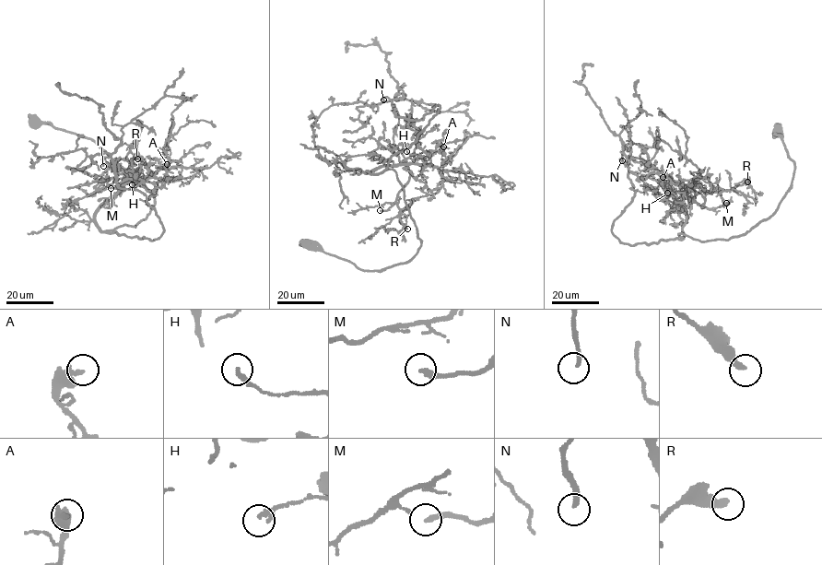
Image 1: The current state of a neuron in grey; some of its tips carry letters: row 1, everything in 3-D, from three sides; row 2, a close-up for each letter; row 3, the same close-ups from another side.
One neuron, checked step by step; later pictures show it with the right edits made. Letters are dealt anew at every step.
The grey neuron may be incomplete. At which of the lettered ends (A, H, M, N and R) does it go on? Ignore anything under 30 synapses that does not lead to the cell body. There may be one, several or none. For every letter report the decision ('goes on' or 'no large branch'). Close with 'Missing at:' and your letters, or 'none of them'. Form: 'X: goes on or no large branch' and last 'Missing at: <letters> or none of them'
A: no large branch
H: no large branch
M: goes on
N: no large branch
R: no large branch
Missing at: M

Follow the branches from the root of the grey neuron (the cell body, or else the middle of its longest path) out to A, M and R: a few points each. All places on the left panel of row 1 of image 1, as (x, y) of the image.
A: (33, 122), (93, 140), (154, 196), (135, 227), (102, 230), (96, 212), (125, 182), (163, 179), (167, 164)
M: (33, 122), (93, 140), (139, 179), (154, 204), (135, 227), (102, 230), (96, 212), (136, 173), (111, 188)
R: (33, 122), (93, 140), (154, 196), (135, 227), (102, 230), (96, 212), (135, 174), (124, 175), (137, 158)

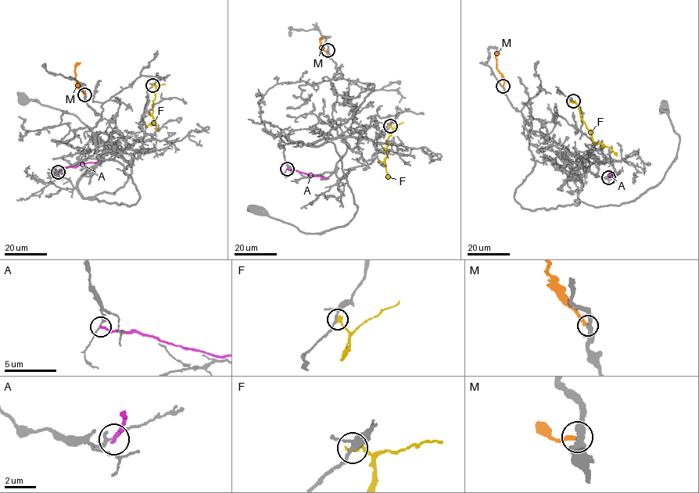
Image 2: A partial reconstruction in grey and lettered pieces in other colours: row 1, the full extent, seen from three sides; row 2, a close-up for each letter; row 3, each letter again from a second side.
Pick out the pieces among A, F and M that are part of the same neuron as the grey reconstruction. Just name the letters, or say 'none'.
M

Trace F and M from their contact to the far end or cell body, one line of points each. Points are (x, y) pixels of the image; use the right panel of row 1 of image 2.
F: (574, 101), (578, 105), (582, 119), (590, 133), (592, 140), (609, 147), (616, 155), (616, 152)
M: (503, 86), (502, 75), (496, 68), (496, 51)

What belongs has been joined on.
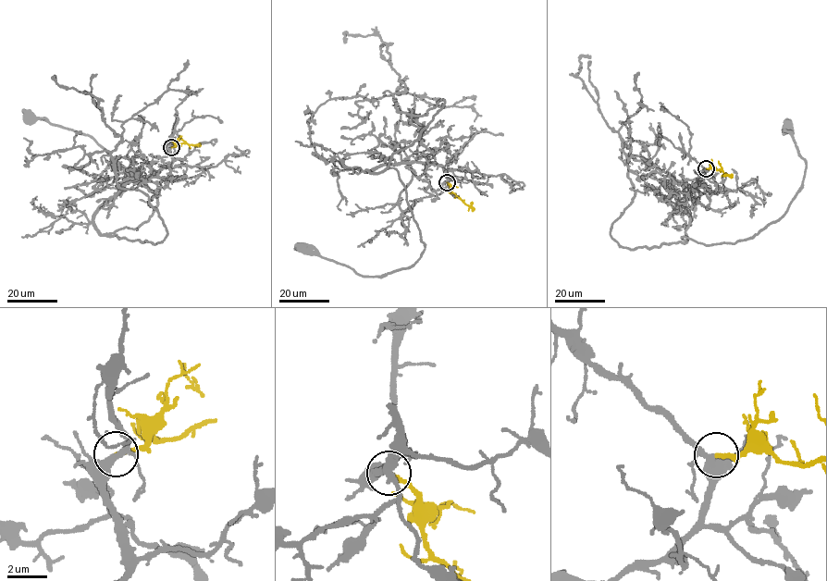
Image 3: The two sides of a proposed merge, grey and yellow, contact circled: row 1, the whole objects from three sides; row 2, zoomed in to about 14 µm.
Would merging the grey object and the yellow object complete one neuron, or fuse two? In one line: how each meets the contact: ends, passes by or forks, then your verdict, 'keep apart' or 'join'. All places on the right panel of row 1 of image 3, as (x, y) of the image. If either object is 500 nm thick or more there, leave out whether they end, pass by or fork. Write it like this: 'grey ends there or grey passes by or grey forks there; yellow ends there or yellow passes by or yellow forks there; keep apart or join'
grey forks there; yellow ends there; join

